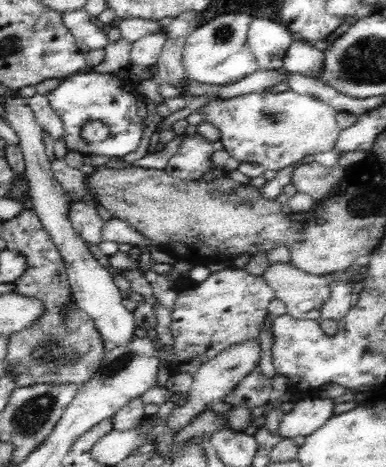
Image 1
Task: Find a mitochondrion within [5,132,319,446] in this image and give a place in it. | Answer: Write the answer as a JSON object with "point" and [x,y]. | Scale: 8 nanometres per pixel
{"point":[61,348]}

